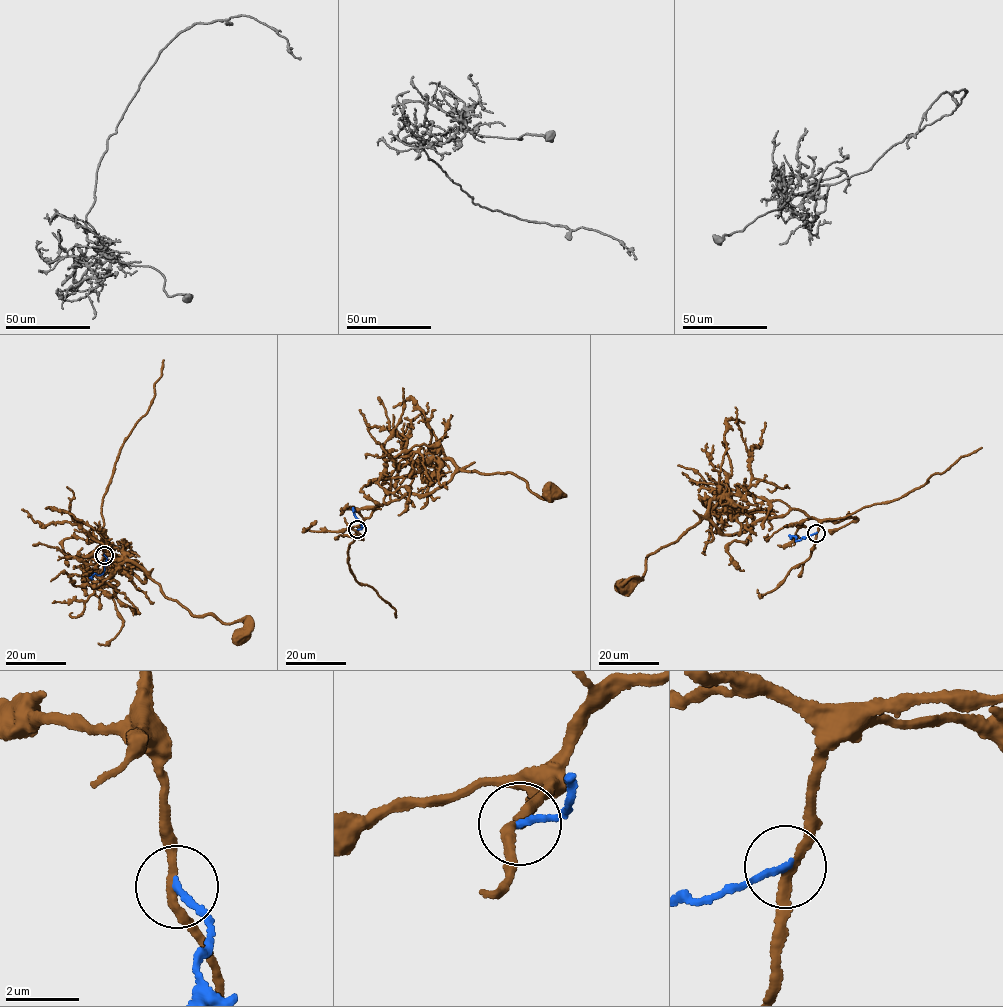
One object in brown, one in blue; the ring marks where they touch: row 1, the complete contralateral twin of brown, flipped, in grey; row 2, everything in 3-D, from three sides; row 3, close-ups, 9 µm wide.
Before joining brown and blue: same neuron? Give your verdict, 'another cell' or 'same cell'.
another cell

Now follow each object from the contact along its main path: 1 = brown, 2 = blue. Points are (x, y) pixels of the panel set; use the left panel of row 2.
1: (103, 555), (104, 541), (124, 569), (142, 582), (147, 574), (193, 615), (243, 621), (240, 635)
2: (104, 555), (106, 559), (102, 573), (89, 578)

